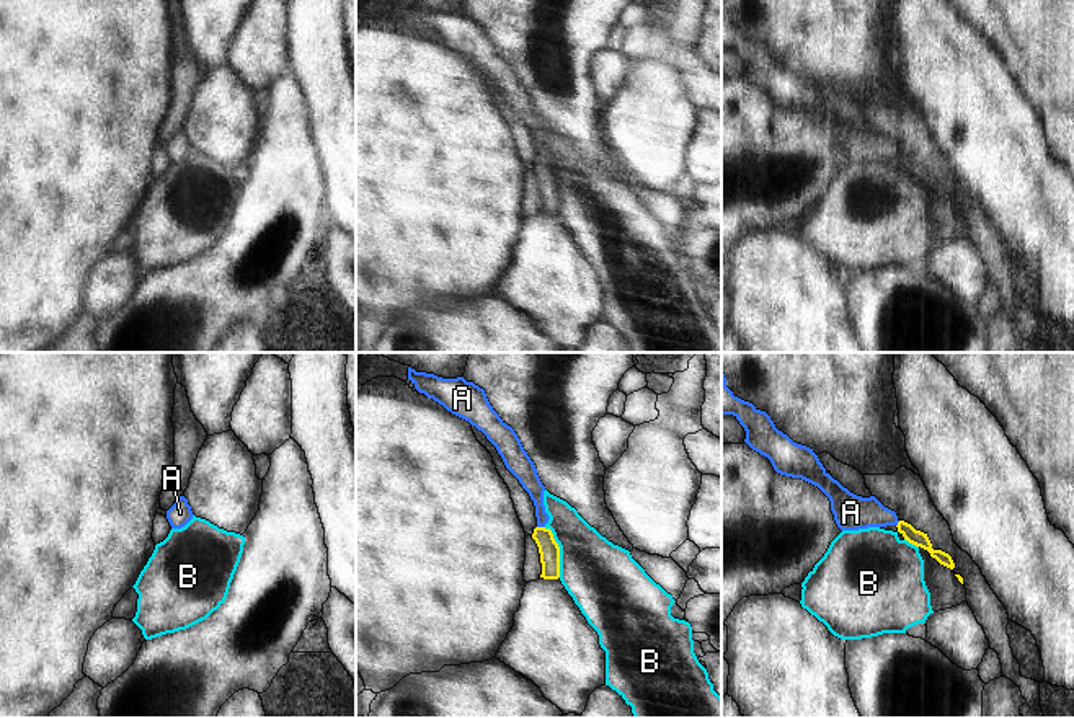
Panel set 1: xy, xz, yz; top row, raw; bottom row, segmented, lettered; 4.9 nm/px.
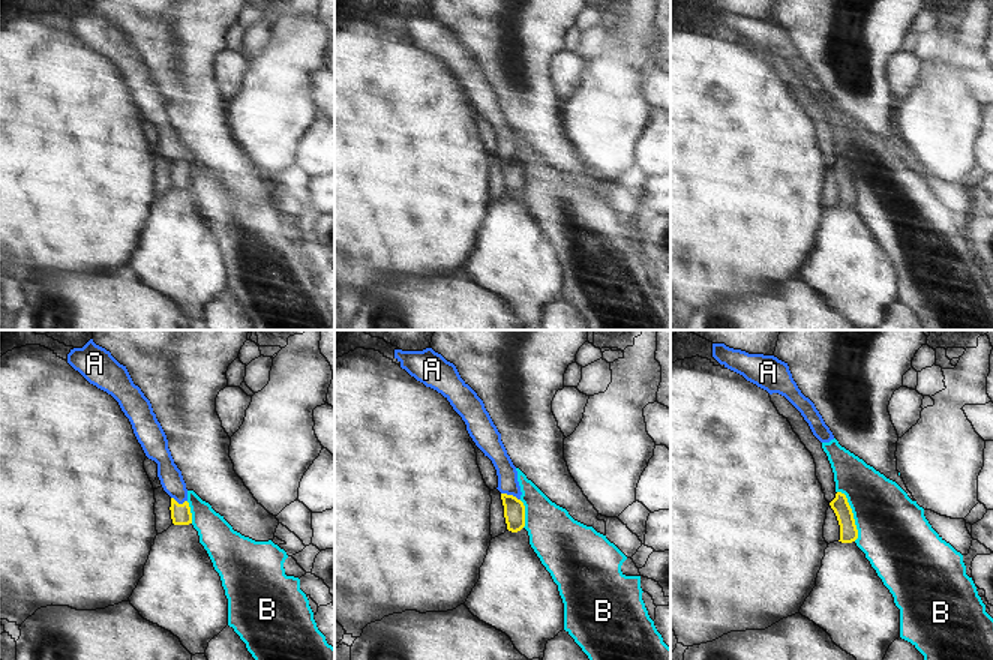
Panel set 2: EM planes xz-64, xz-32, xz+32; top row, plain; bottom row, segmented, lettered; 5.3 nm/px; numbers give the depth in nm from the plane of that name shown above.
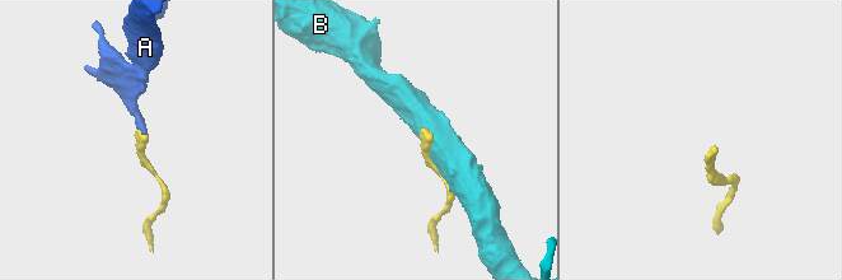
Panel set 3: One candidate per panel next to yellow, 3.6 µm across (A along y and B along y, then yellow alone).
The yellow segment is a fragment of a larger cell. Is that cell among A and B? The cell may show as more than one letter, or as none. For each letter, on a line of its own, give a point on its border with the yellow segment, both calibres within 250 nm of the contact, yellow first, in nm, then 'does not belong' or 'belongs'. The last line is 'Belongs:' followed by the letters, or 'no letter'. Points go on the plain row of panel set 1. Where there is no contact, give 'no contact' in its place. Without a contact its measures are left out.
A: meets yellow in xz at (541, 162); 100 nm thick on the yellow side, 90 nm on the other; belongs
B: meets yellow in xz at (559, 185); 100 nm thick on the yellow side, 340 nm on the other; does not belong
Belongs: A

